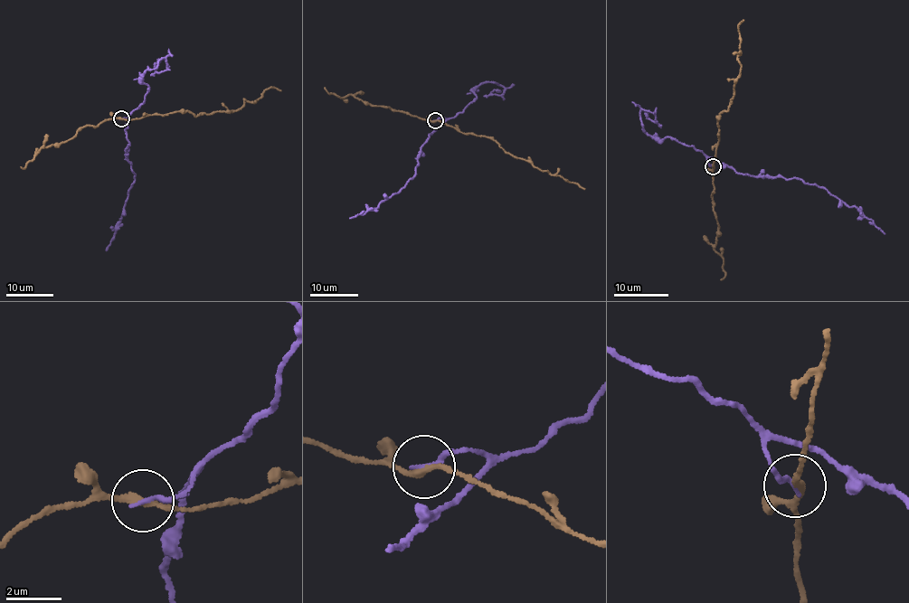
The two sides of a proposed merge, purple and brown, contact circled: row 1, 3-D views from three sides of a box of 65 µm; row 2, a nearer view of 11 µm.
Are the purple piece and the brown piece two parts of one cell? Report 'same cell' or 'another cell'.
another cell

